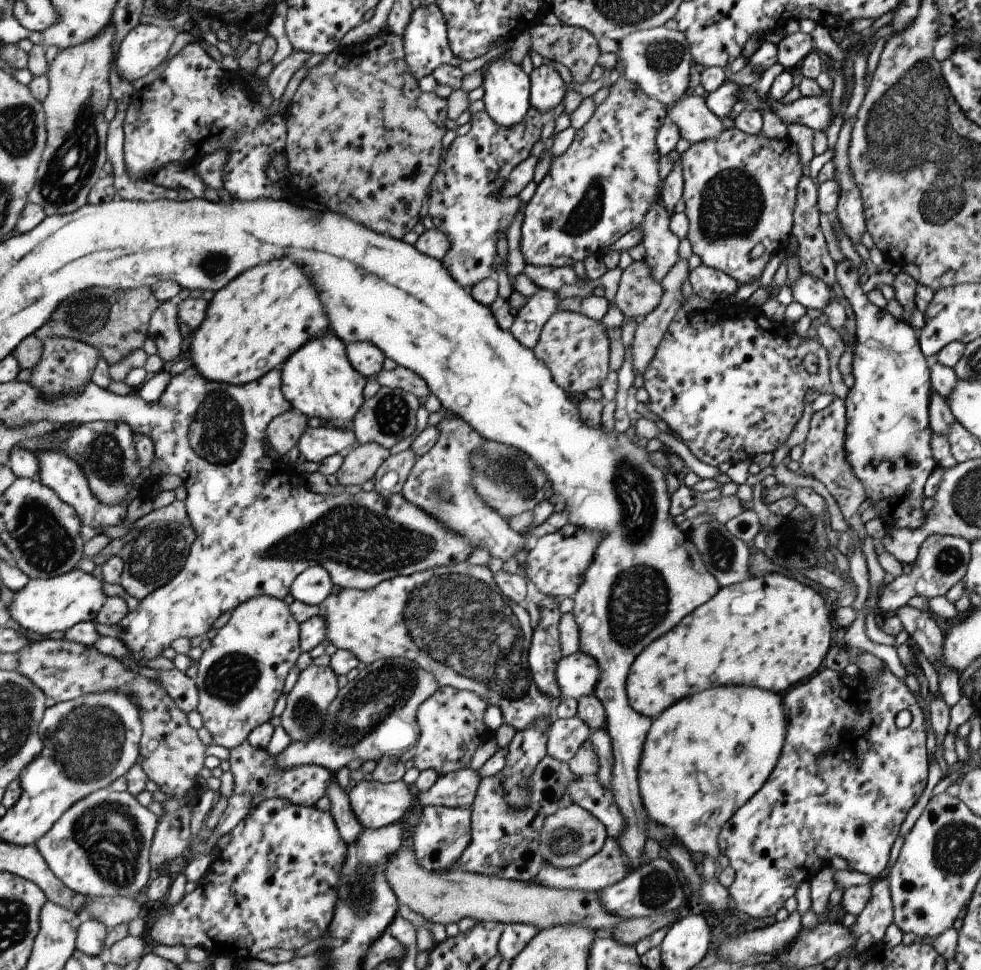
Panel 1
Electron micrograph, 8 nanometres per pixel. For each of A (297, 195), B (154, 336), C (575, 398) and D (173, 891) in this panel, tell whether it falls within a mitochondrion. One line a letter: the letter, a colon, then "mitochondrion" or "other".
A: other
B: other
C: other
D: other

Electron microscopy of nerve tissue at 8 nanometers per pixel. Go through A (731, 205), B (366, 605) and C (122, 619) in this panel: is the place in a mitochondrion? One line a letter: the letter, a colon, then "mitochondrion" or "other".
A: mitochondrion
B: other
C: other

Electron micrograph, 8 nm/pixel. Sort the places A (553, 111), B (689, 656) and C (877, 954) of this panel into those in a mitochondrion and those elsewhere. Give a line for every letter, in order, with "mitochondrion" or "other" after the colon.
A: other
B: other
C: other

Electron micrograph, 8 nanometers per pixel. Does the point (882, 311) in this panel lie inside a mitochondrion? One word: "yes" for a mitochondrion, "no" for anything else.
no

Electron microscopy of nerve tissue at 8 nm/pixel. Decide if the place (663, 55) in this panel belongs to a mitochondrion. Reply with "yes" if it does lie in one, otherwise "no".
yes

